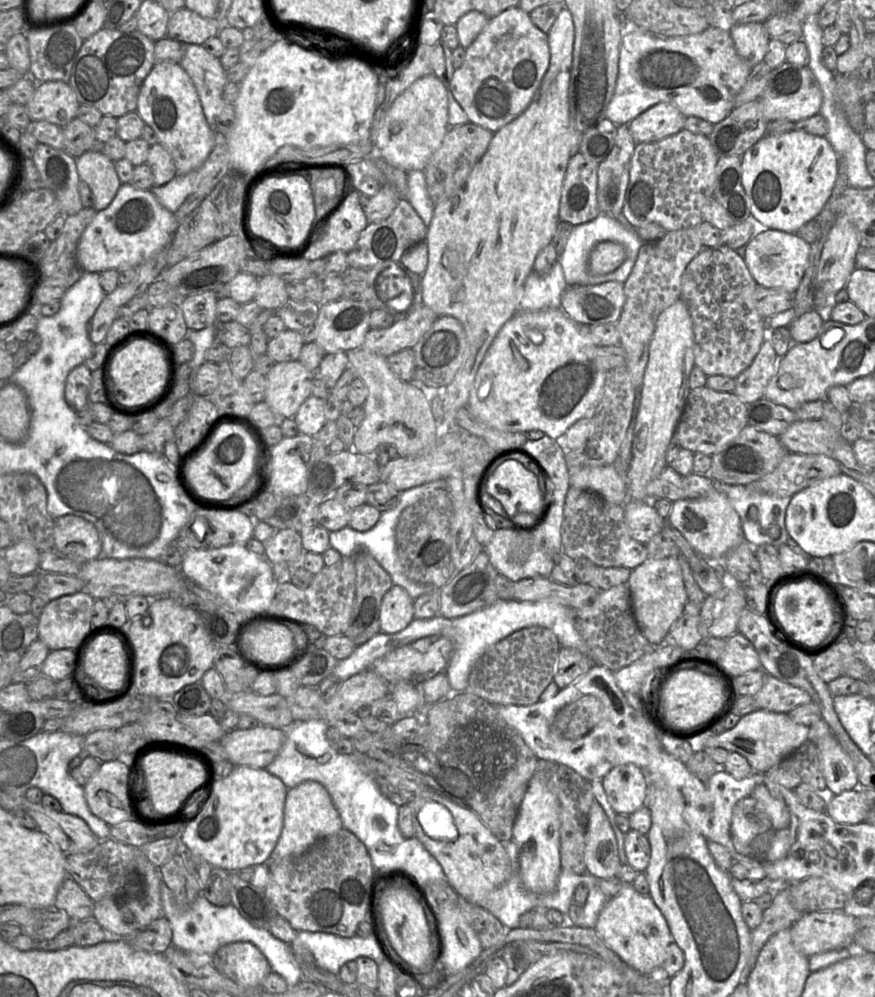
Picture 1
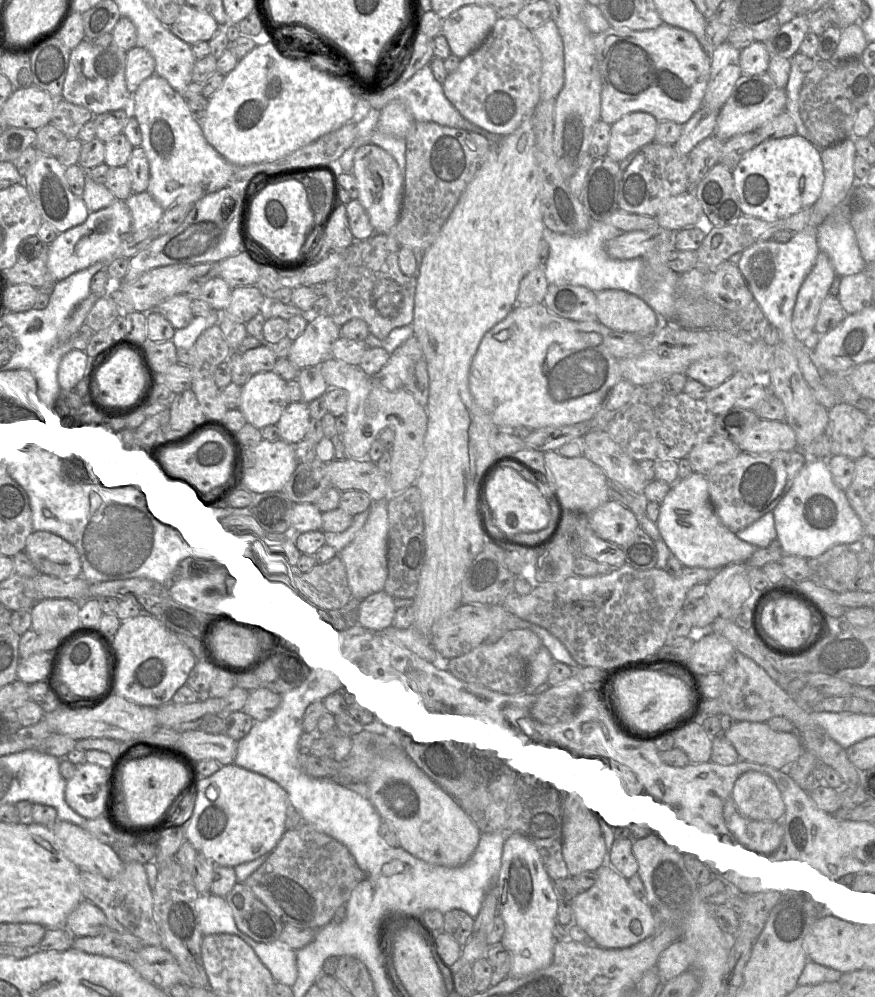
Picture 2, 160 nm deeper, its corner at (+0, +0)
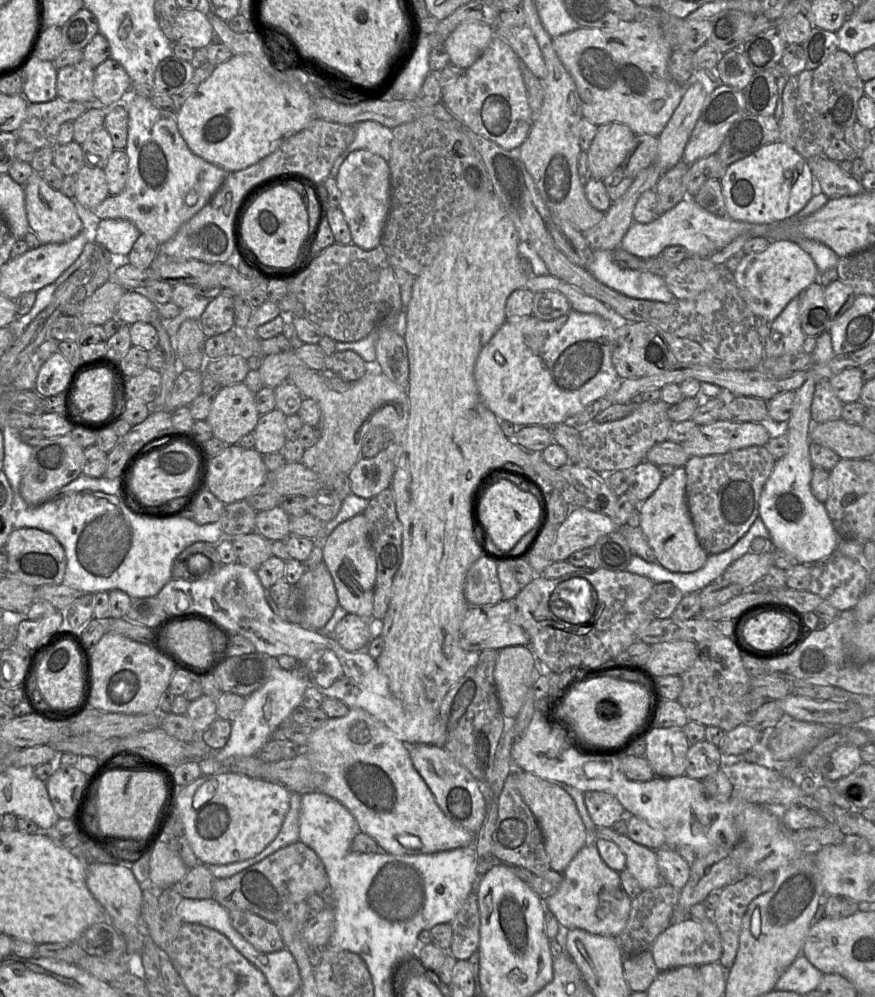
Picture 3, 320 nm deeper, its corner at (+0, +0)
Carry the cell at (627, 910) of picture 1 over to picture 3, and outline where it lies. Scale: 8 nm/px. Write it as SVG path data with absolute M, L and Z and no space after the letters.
M590 839L578 851L567 868L562 872L563 879L557 891L543 901L547 912L551 912L556 917L561 927L569 929L579 928L592 934L617 938L626 926L632 899L623 888L620 873L607 866L601 858L595 840Z

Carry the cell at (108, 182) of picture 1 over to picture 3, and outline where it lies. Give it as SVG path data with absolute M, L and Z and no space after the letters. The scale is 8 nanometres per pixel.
M135 95L130 104L125 151L128 157L128 178L124 189L117 195L109 195L93 212L100 220L128 220L141 234L153 235L160 244L170 240L184 223L196 215L211 200L231 173L194 154L179 131L176 113L157 108L143 95Z

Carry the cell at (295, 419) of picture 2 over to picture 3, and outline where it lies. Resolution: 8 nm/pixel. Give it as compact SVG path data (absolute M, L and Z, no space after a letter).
M278 409L260 415L255 429L250 432L255 437L254 449L262 455L279 452L287 441L285 436L286 417Z

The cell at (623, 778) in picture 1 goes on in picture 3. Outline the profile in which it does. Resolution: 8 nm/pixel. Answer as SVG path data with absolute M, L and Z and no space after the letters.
M606 791L586 792L584 800L588 814L597 827L612 827L625 810L619 800Z

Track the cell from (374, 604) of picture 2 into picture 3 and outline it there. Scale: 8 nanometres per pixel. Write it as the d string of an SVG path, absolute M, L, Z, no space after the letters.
M347 614L336 625L331 637L349 652L367 651L371 641L371 618Z

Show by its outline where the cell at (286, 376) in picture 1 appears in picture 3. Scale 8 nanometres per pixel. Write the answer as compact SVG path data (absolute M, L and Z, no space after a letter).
M240 382L223 386L212 397L210 412L205 420L215 438L234 445L255 429L259 417L255 393Z

